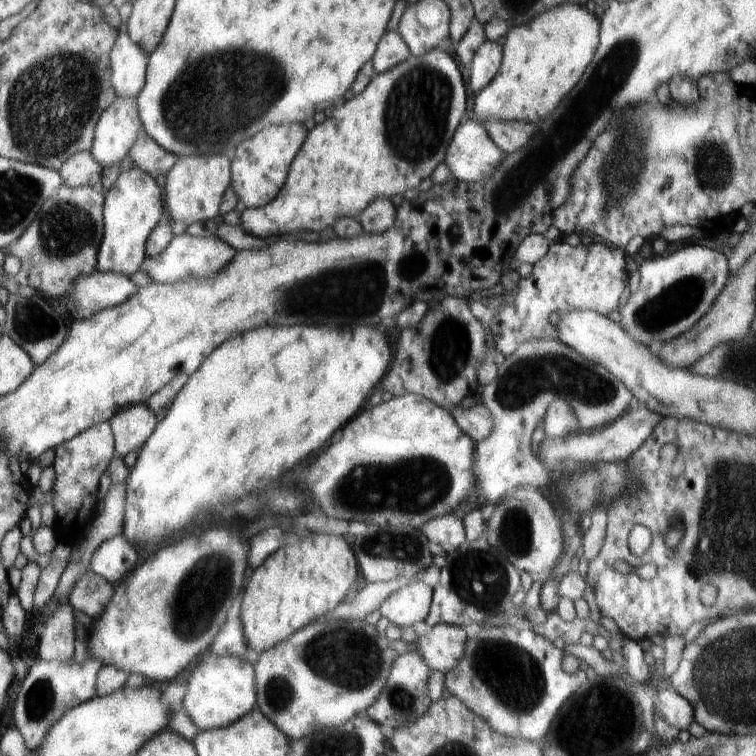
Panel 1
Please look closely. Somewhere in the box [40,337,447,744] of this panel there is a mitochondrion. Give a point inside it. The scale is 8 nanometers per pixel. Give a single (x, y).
(206, 585)

